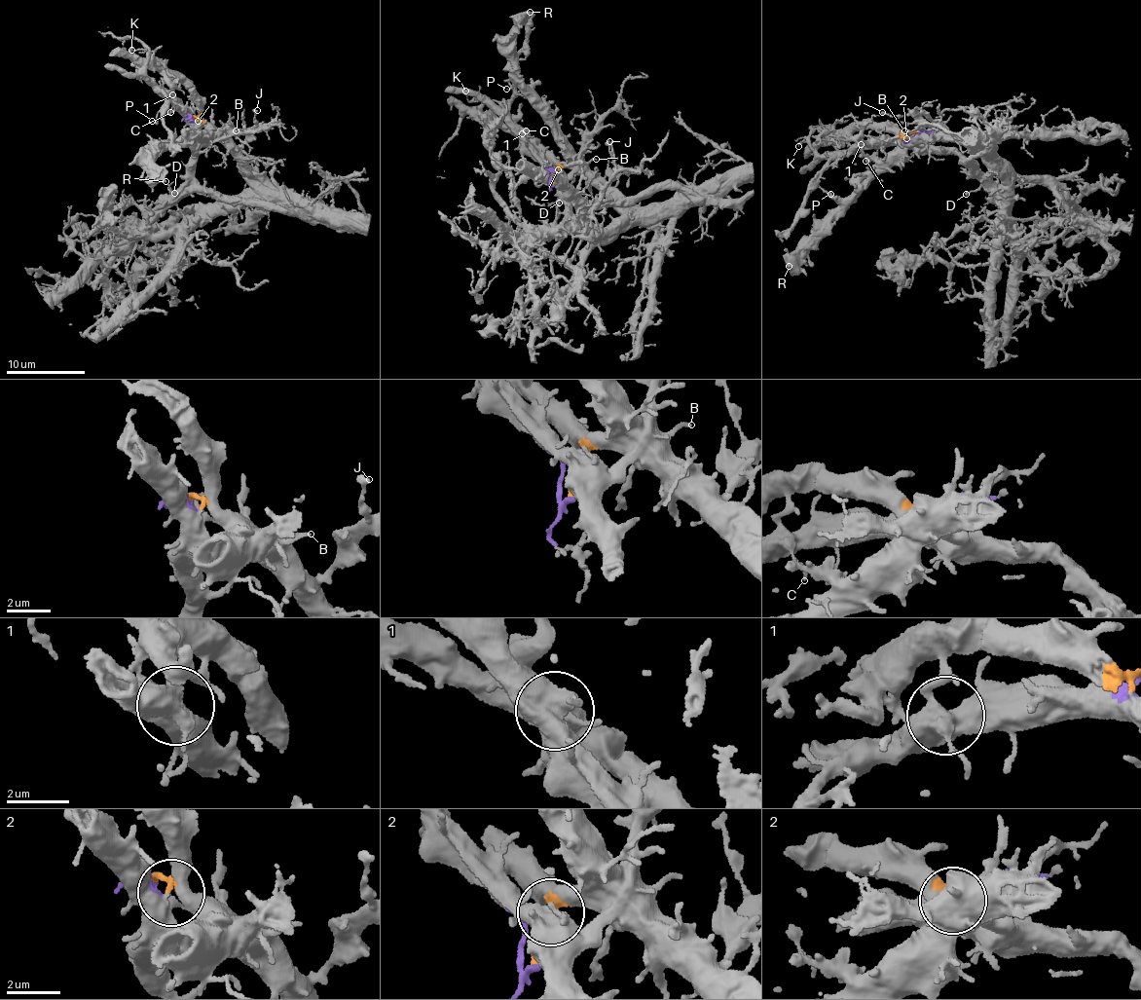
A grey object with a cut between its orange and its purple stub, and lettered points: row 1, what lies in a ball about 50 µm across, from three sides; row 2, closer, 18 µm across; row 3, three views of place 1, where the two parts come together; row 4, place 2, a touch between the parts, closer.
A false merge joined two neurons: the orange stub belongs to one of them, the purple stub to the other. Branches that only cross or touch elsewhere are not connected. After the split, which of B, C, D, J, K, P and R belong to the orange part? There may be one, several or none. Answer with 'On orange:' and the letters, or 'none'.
On orange: B, J, R

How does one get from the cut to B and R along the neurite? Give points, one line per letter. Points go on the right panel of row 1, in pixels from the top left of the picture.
B: (917, 131), (904, 135), (904, 131)
R: (917, 131), (909, 134), (865, 187), (798, 254), (798, 261), (789, 266)

